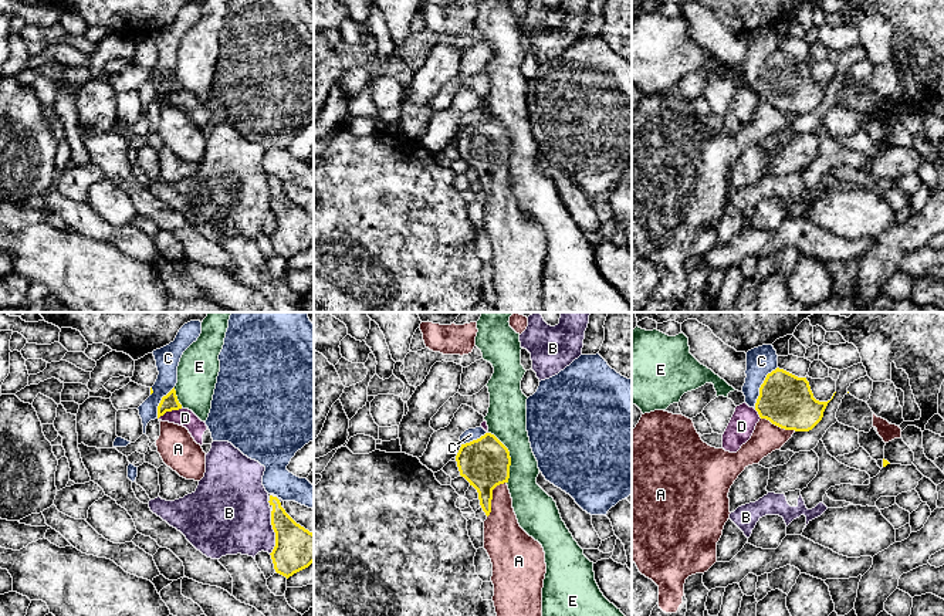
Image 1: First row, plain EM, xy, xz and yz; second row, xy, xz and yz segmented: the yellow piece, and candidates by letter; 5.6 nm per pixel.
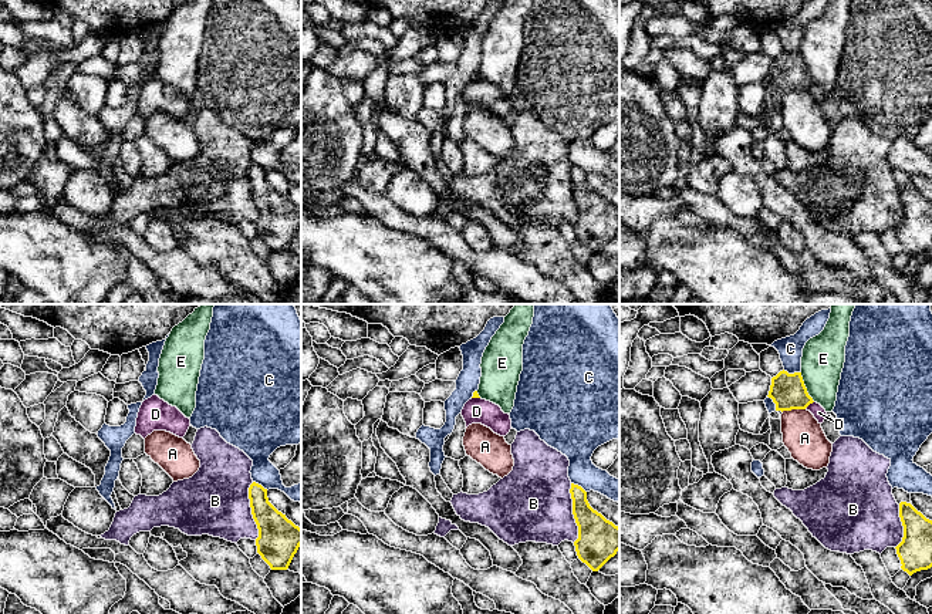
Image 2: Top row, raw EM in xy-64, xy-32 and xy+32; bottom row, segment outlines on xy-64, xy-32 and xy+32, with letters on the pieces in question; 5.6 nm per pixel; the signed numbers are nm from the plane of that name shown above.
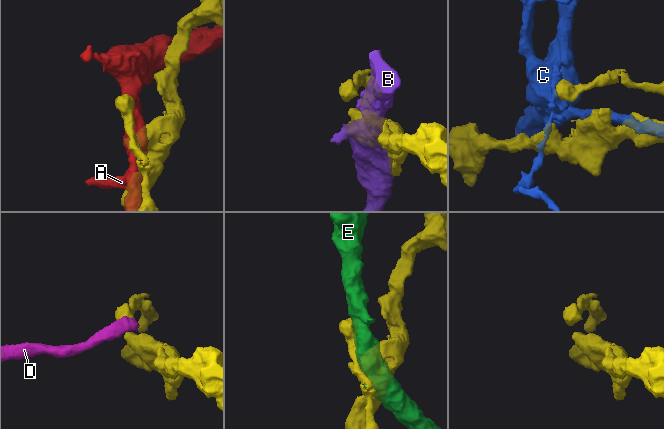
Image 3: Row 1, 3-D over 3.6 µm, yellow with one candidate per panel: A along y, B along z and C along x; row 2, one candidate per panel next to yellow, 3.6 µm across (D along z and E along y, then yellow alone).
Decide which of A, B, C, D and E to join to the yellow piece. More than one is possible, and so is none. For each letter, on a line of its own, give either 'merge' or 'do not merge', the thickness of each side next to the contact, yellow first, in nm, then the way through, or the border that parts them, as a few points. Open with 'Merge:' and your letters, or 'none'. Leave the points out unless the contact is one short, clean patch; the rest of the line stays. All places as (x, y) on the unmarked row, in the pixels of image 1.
Merge: none
A: do not merge; 280 nm thick on the yellow side, 220 nm on the other
B: do not merge; 240 nm thick on the yellow side, 420 nm on the other
C: do not merge; 300 nm thick on the yellow side, 160 nm on the other
D: do not merge; 90 nm thick on the yellow side, 100 nm on the other; border along xy (182, 90), (166, 92), (158, 100)
E: do not merge; 280 nm thick on the yellow side, 220 nm on the other

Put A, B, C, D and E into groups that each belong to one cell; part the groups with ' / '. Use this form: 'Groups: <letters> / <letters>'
Groups: A / B / C / D / E

